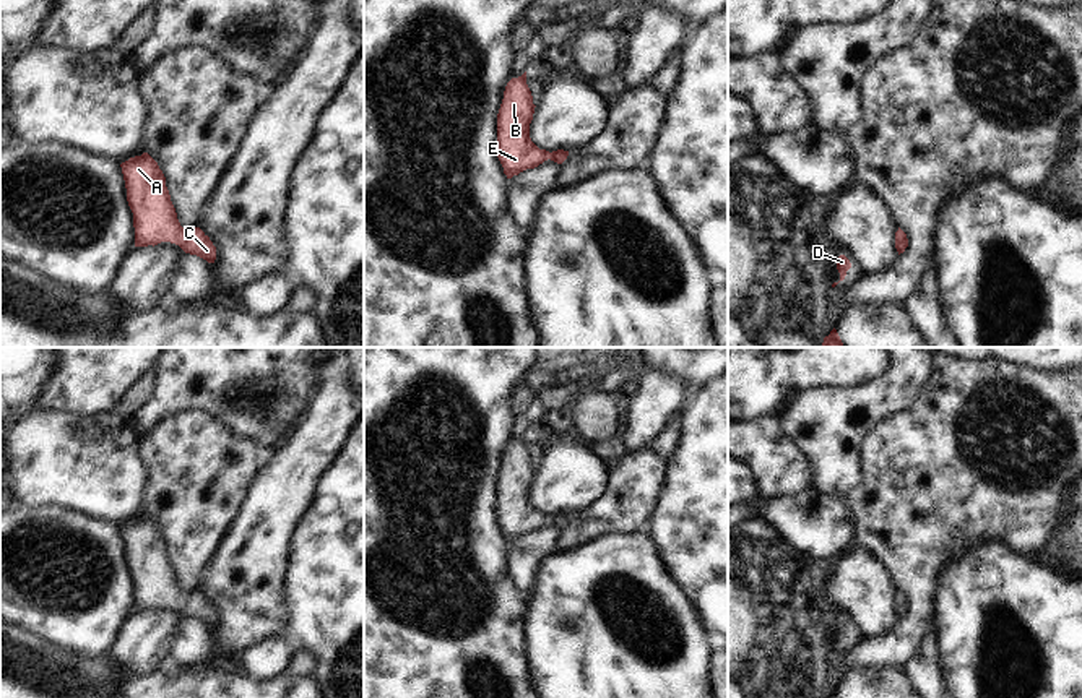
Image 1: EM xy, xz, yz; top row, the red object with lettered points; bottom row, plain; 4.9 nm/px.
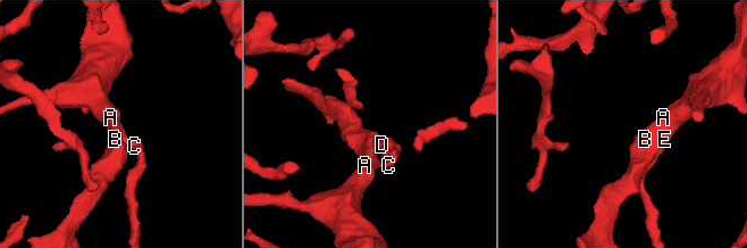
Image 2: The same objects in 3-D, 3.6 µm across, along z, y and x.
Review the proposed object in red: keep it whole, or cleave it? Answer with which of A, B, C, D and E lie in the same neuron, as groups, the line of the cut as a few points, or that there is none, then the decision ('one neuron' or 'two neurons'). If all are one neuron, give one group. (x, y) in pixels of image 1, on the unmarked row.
groups A B C D E; cut none; one neuron

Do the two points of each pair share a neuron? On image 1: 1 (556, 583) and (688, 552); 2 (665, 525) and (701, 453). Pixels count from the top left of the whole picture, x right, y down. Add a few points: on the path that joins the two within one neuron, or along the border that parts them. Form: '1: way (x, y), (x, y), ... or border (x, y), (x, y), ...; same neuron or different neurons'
1: border (642, 529), (655, 544); different neurons
2: way (683, 507), (701, 489), (701, 471); same neuron

